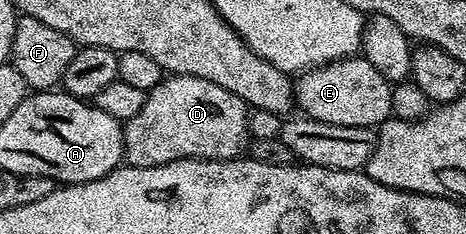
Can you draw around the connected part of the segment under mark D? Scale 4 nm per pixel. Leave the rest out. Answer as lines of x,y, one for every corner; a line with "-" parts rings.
168,76
159,82
156,89
147,93
141,111
137,111
137,115
123,125
123,156
126,164
157,167
186,157
201,157
204,161
234,161
242,154
239,152
242,149
244,152
249,145
247,113
249,106
225,87
217,87
217,83
209,83
200,77

